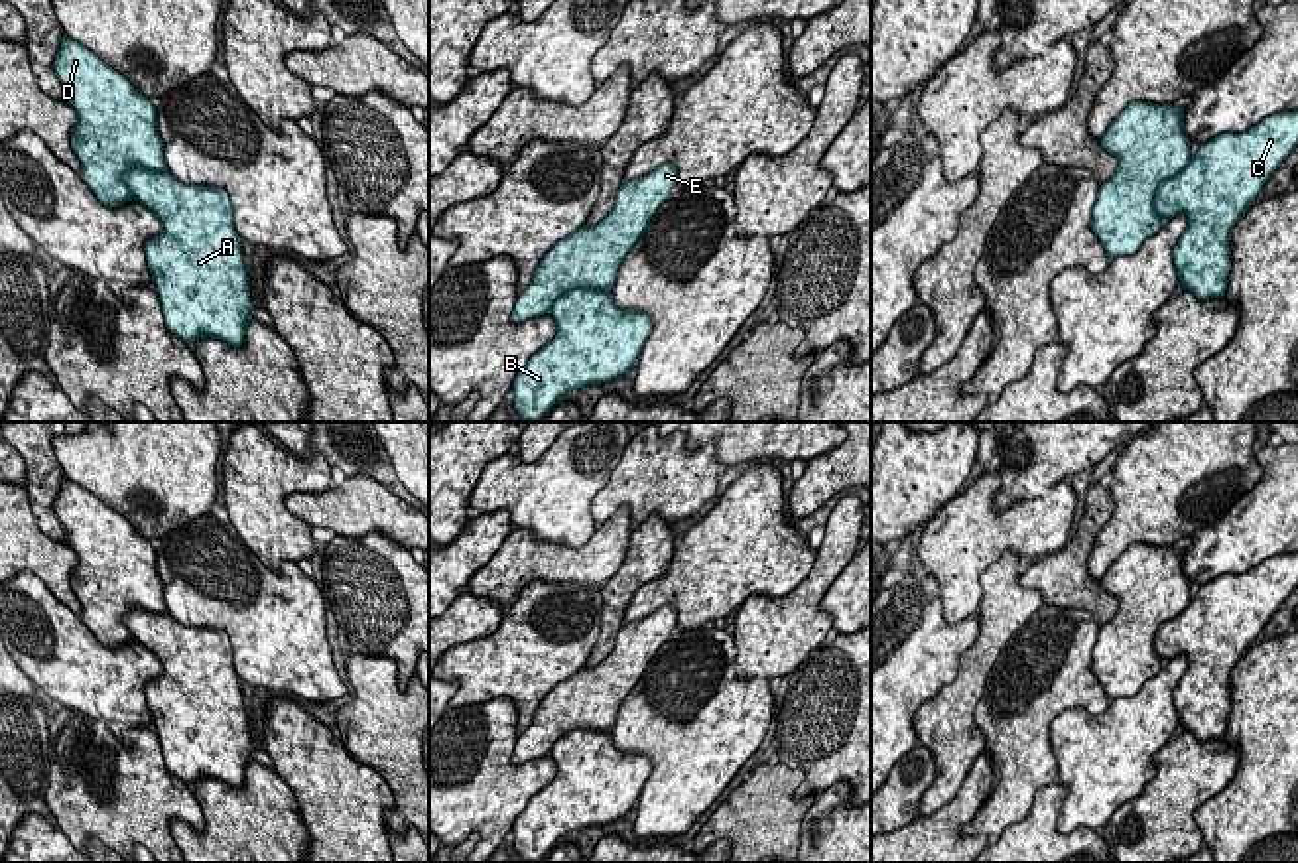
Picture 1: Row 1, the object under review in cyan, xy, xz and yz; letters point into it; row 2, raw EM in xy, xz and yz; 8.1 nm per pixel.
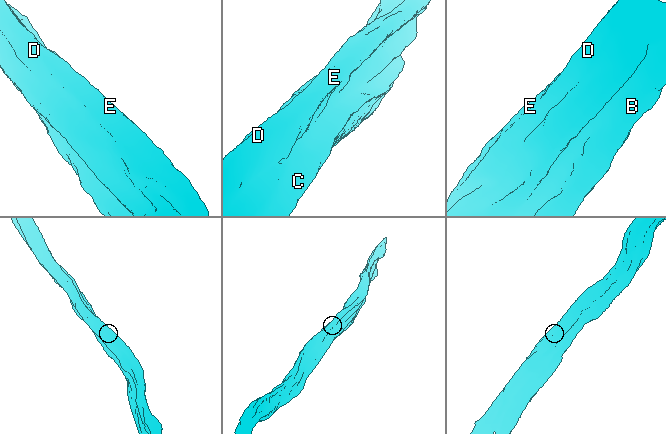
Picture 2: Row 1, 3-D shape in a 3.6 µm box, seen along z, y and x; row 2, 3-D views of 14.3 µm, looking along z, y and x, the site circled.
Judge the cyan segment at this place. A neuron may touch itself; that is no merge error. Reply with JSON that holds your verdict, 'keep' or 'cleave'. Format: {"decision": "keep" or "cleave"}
{"decision": "cleave"}

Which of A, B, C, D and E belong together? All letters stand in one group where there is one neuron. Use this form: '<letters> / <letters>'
A B C / D E

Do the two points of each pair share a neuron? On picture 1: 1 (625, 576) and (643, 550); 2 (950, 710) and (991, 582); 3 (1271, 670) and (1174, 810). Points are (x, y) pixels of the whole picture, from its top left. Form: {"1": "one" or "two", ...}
{"1": "one", "2": "one", "3": "two"}

